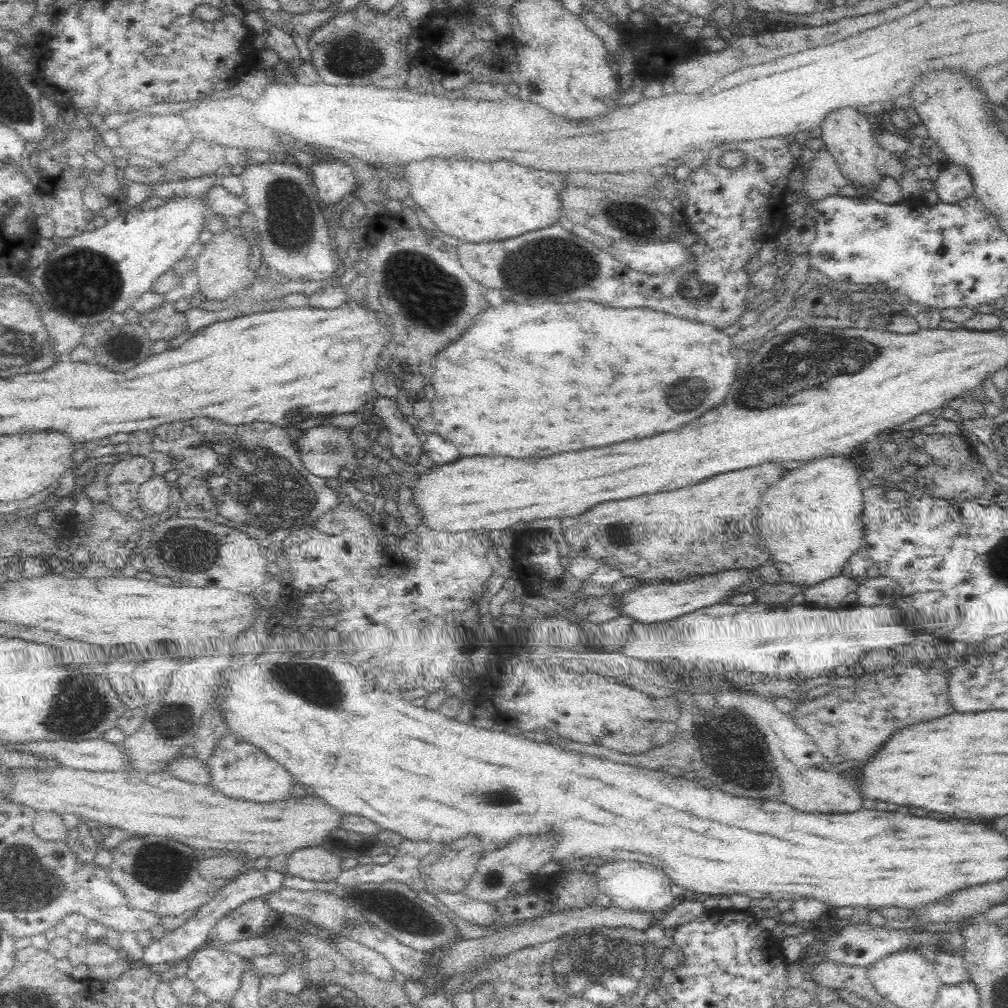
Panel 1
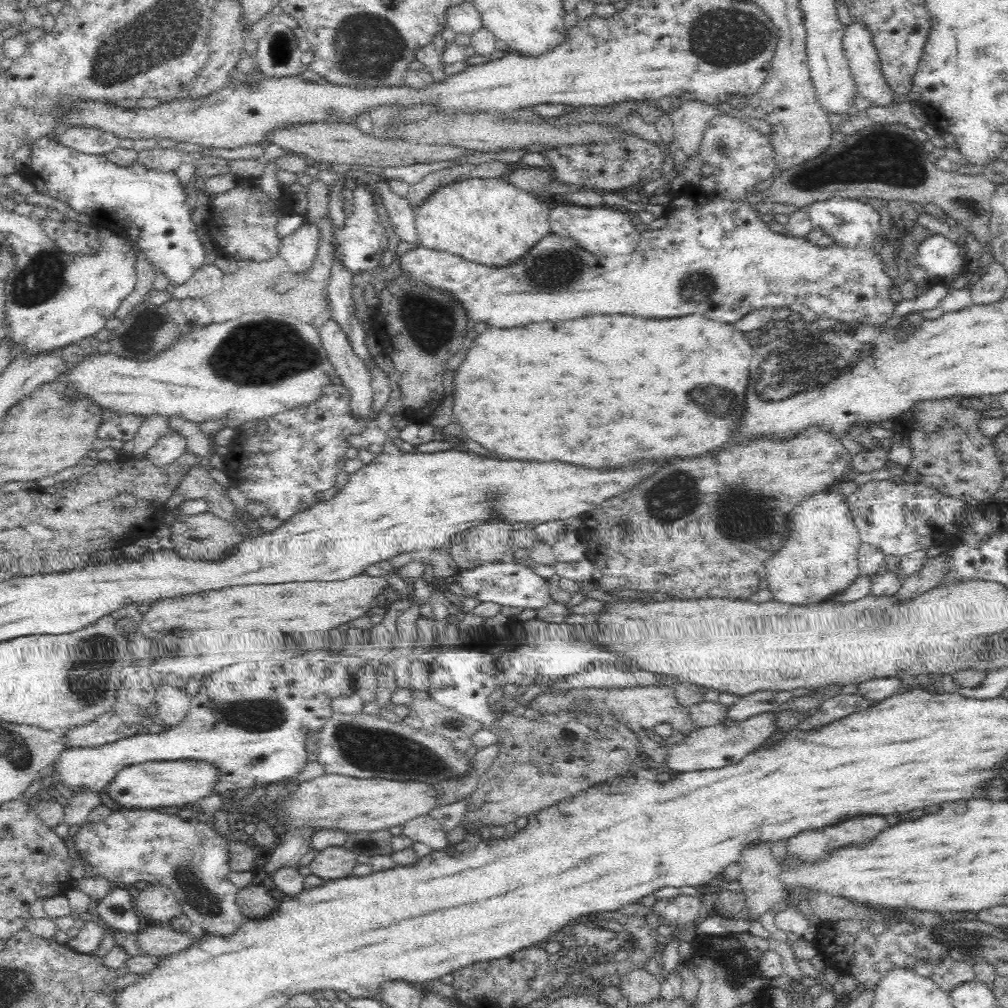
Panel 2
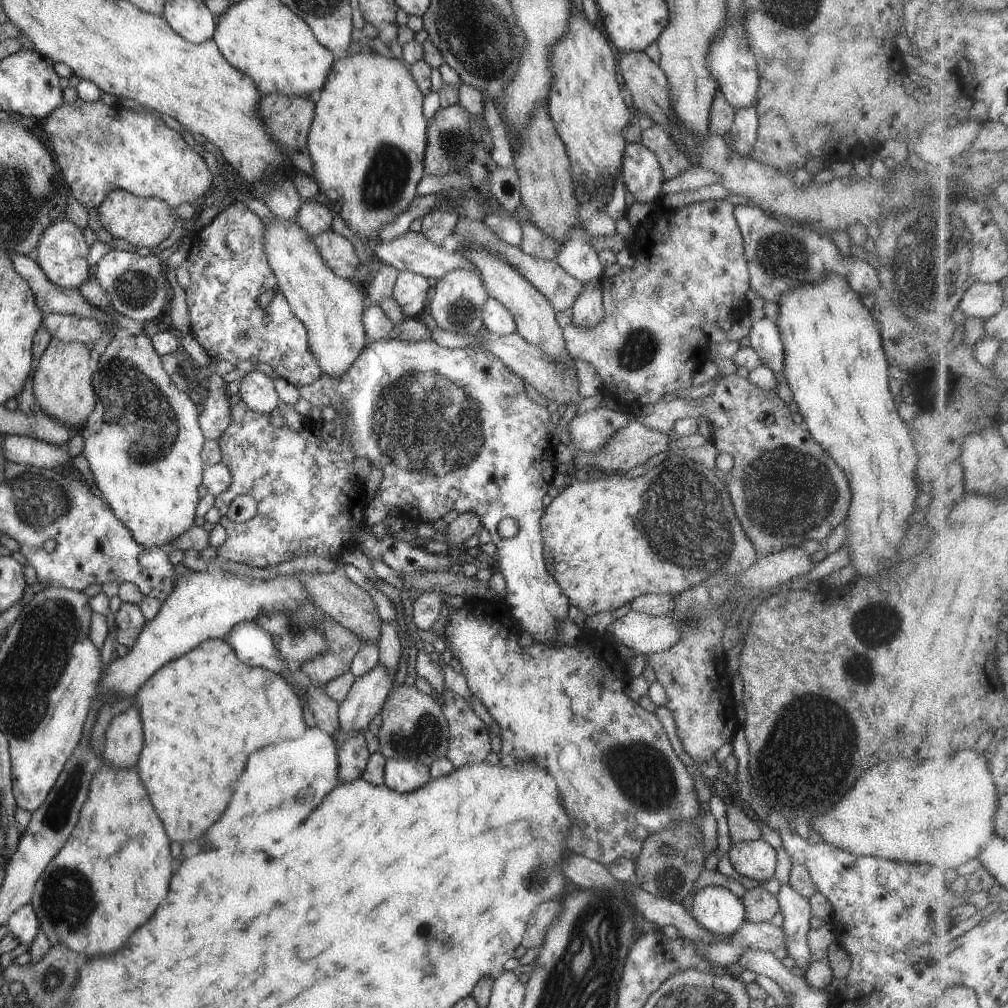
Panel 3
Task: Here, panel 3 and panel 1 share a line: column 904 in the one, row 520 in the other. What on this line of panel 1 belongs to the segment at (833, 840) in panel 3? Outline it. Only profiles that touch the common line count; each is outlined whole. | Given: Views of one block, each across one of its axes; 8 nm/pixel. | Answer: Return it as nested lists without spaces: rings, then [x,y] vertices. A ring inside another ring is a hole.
[[[832,456],[806,462],[800,468],[786,472],[776,484],[766,488],[758,508],[760,532],[784,583],[792,582],[805,588],[846,573],[846,562],[862,544],[865,533],[862,518],[864,486],[858,484],[858,478],[860,474],[850,460]]]

